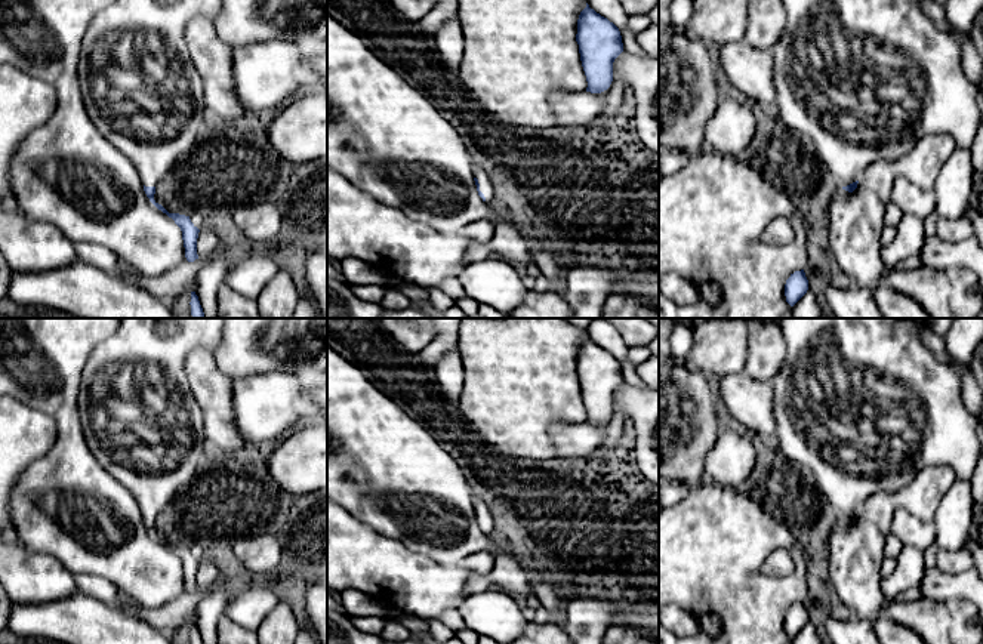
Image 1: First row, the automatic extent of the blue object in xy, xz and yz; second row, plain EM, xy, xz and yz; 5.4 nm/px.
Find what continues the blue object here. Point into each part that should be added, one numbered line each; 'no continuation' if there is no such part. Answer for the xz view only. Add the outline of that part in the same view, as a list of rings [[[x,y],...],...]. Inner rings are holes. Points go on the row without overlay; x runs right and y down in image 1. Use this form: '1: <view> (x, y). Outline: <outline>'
1: xz (486, 515). Outline: [[[474,499],[474,508],[478,511],[480,523],[484,526],[486,534],[500,542],[492,509],[480,499]]]

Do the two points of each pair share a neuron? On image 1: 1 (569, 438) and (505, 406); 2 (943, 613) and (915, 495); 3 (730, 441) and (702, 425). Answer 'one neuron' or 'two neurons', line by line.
1: two neurons
2: two neurons
3: two neurons

